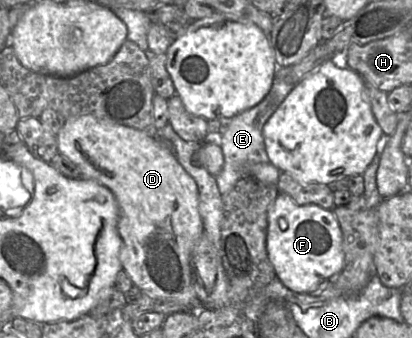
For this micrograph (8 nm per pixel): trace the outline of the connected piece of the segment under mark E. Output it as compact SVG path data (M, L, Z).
M293 66L279 67L275 73L271 90L261 102L228 120L221 121L217 142L224 154L224 166L215 178L222 195L229 192L237 181L246 176L247 166L256 163L270 163L265 148L263 128L295 86Z

